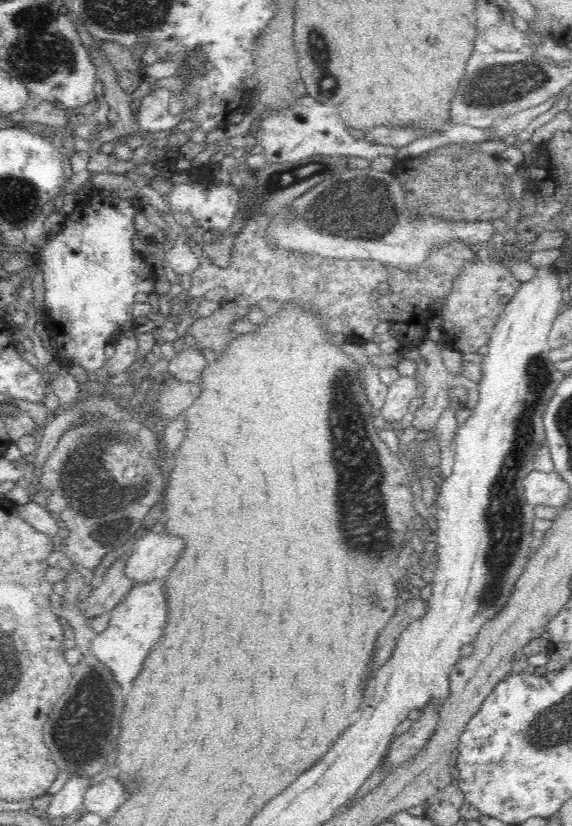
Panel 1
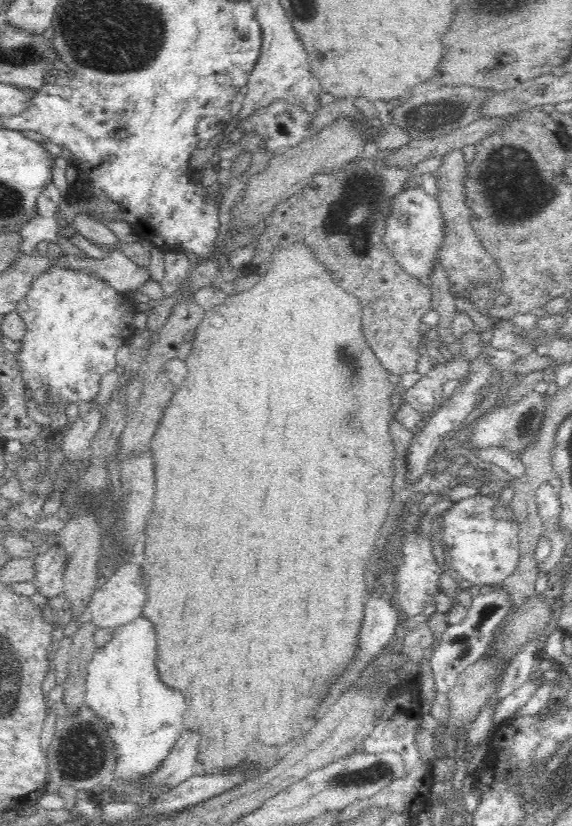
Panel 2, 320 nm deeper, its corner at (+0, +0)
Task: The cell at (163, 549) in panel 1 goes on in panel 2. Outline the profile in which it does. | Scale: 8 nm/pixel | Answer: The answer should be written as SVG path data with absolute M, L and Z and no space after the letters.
M124 561L124 565L108 579L102 580L98 589L92 595L87 606L86 618L94 623L97 628L118 628L136 620L142 614L146 602L146 587L141 568L138 564Z

